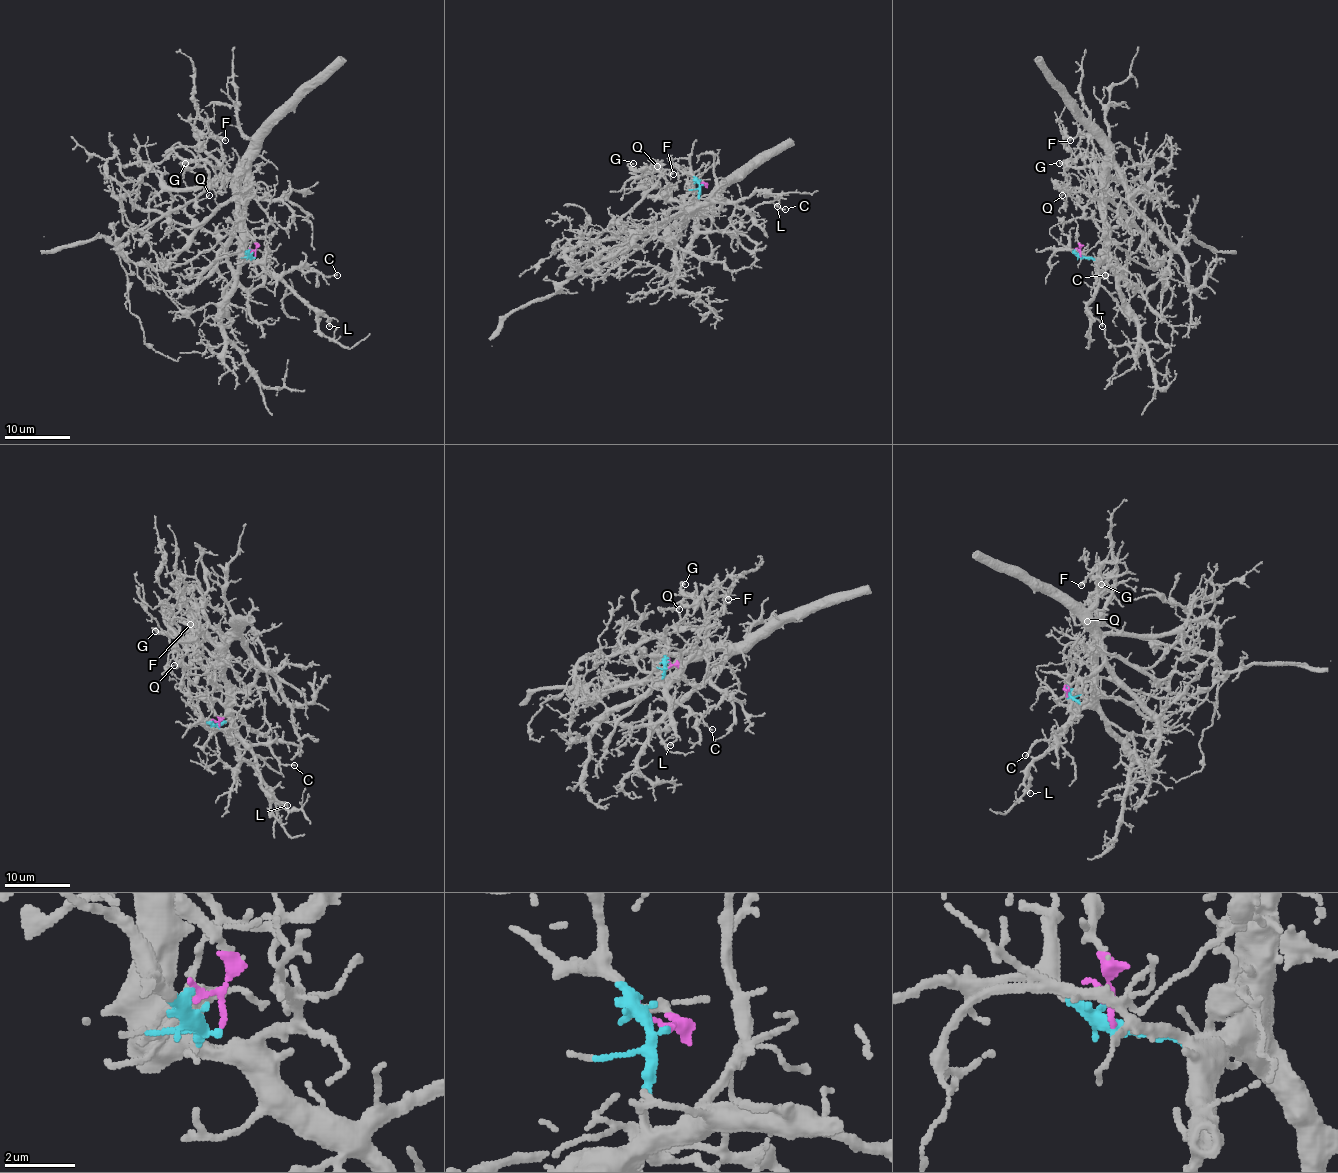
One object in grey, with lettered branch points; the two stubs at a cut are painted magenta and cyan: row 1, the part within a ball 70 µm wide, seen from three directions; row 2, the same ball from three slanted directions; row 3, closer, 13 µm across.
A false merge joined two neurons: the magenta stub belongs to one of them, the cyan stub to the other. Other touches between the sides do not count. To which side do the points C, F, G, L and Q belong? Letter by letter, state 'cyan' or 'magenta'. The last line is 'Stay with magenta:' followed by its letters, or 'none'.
C: cyan
F: magenta
G: magenta
L: cyan
Q: magenta
Stay with magenta: F, G, Q

